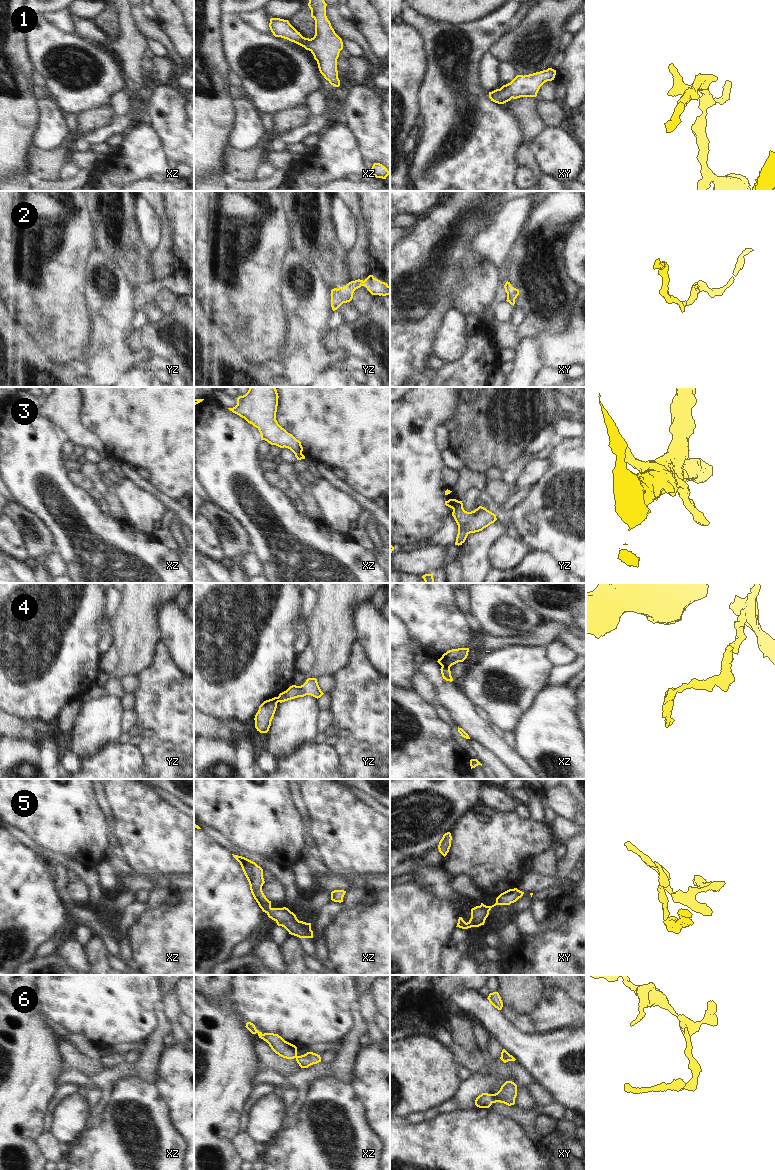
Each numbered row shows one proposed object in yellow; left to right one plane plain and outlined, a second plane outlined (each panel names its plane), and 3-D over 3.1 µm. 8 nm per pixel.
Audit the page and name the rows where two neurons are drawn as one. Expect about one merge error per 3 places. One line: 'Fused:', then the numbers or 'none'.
Fused: 4

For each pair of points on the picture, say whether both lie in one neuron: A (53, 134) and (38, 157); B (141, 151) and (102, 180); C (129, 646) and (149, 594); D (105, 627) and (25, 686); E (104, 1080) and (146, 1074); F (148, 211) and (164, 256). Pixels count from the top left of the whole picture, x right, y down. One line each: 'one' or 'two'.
A: two
B: one
C: one
D: two
E: one
F: two

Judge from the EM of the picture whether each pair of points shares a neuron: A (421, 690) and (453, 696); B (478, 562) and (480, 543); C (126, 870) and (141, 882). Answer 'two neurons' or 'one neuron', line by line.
A: two neurons
B: one neuron
C: one neuron

